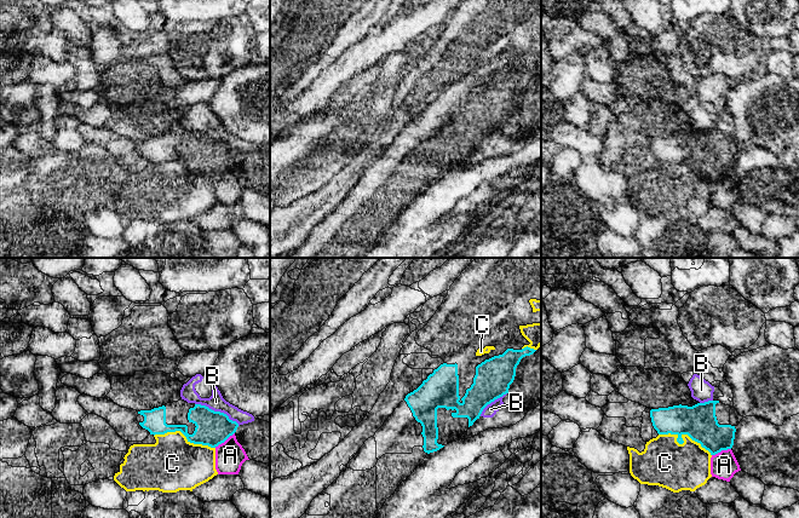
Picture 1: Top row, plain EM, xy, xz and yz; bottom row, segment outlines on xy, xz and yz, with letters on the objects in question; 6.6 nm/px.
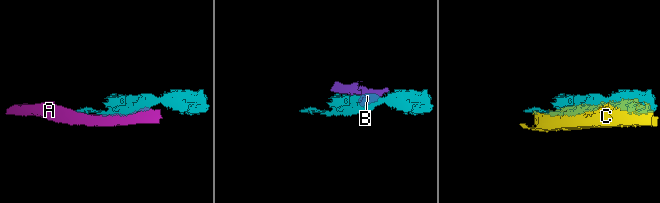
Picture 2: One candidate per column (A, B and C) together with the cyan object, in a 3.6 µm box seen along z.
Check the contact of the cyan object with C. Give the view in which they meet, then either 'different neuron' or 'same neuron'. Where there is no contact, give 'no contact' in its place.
contact in yz; different neuron

